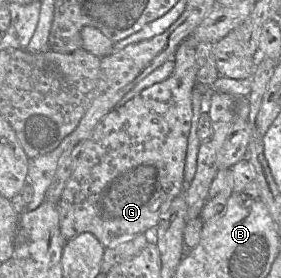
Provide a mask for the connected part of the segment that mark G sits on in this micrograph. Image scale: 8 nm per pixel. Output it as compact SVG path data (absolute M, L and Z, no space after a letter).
M192 37L184 39L174 53L172 74L166 80L143 89L122 106L112 109L96 124L84 142L57 203L59 226L66 241L81 233L91 233L103 247L115 247L126 239L144 234L148 229L155 229L172 200L179 194L185 195L184 168L193 118L193 89L198 73L196 45Z

